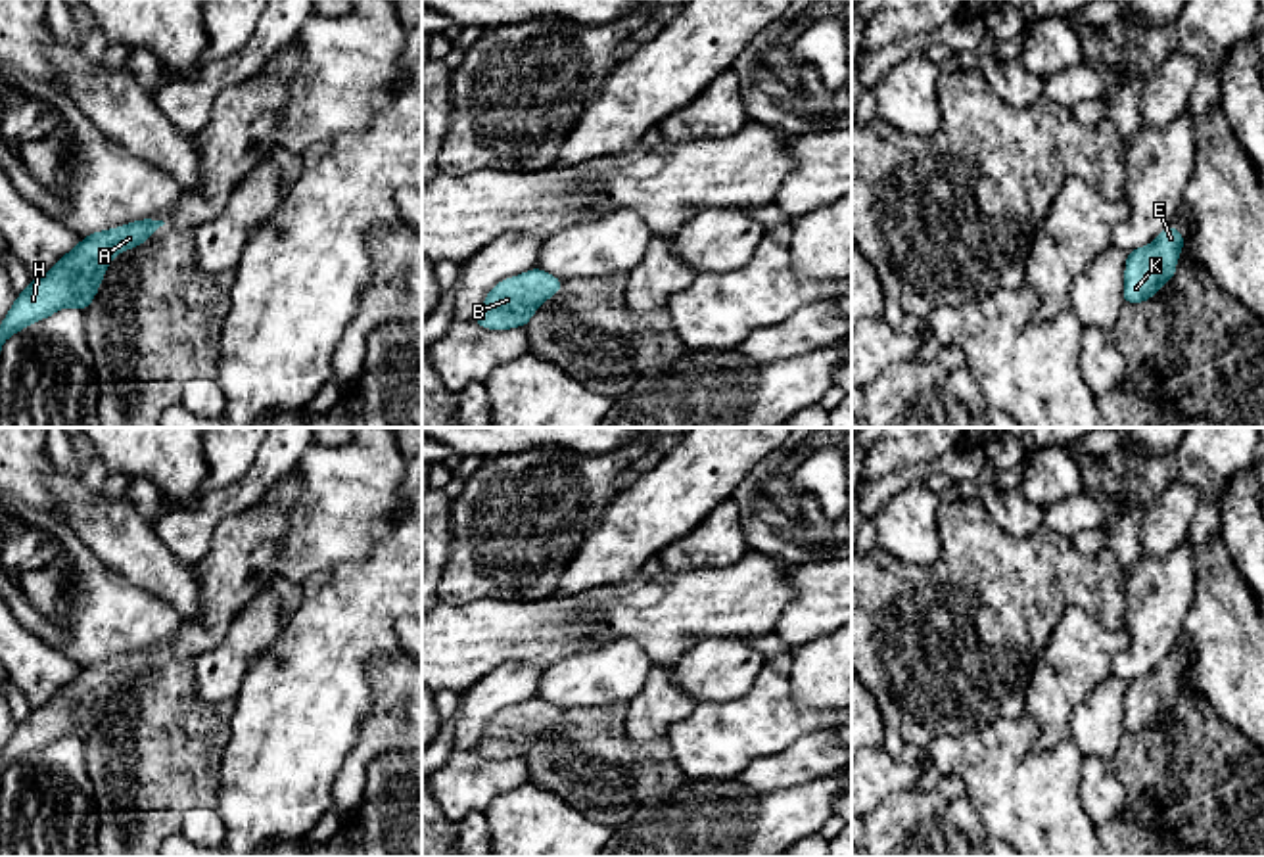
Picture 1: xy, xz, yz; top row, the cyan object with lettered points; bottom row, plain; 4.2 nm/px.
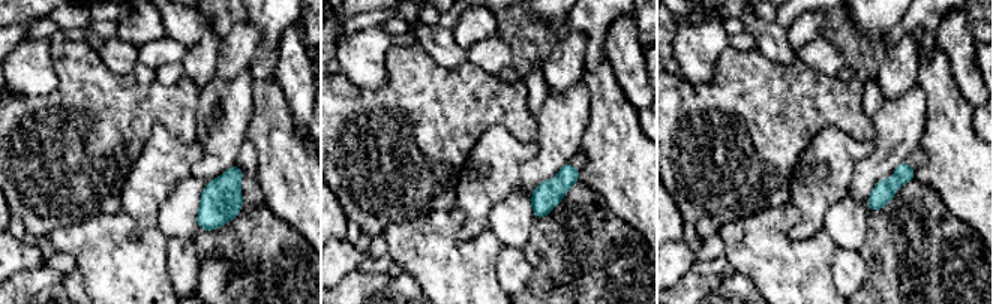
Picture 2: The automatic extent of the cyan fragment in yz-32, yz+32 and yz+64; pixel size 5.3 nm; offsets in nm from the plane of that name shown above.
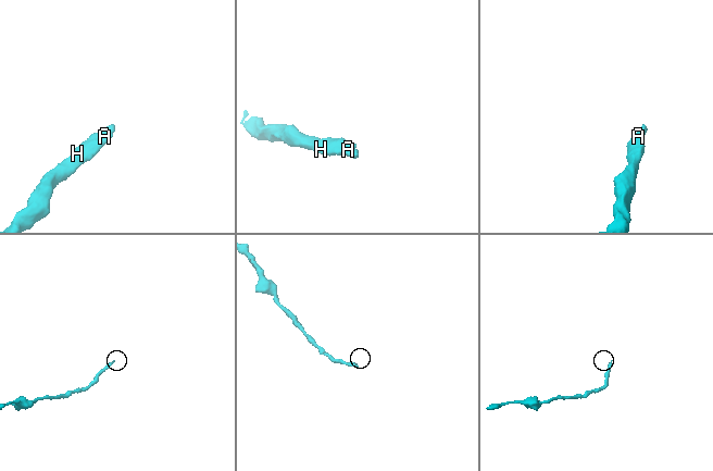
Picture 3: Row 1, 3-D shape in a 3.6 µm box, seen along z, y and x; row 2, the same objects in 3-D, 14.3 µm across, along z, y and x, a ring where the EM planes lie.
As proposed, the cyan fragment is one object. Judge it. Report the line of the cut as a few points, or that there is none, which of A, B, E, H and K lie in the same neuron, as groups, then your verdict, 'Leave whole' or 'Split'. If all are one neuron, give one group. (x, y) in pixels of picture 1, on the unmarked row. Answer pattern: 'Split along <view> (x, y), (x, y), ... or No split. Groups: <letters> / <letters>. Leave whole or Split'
No split. Groups: A B E H K. Leave whole

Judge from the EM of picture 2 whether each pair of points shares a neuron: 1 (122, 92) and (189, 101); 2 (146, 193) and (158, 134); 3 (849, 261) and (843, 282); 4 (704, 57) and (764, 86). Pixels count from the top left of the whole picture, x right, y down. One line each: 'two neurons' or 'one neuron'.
1: one neuron
2: one neuron
3: one neuron
4: two neurons

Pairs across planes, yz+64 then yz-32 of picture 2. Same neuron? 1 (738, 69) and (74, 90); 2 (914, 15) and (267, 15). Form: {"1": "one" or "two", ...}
{"1": "one", "2": "one"}

